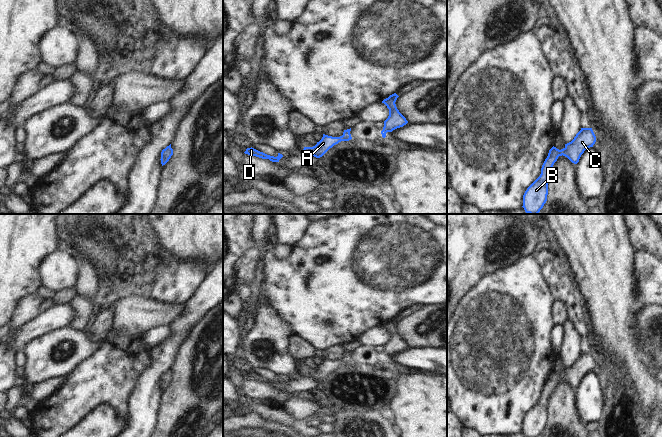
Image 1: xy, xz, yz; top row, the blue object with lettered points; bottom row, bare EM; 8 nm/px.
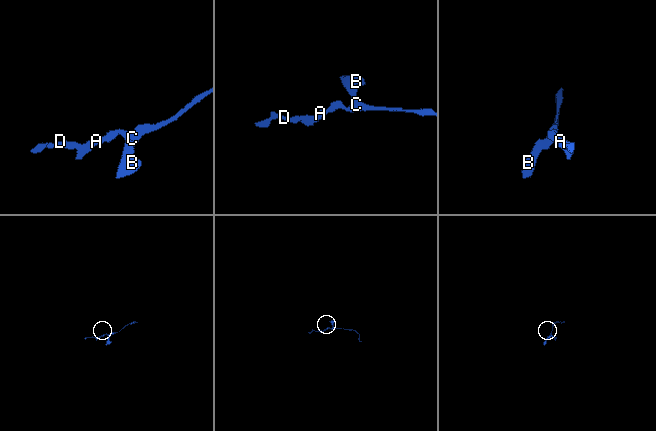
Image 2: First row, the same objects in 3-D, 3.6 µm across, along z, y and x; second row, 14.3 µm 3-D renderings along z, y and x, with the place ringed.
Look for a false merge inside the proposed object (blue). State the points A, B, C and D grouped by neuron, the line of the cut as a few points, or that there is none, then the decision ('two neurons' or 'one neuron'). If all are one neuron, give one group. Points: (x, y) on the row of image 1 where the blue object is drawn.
A B C D | no cut | one neuron

